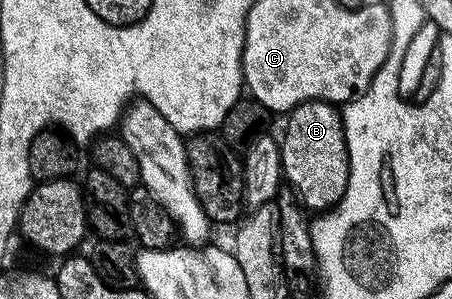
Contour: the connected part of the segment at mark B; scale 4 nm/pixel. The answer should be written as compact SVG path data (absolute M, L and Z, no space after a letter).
M305 101L291 109L285 121L286 130L280 133L285 184L307 210L333 209L348 187L350 174L341 112L328 101Z

